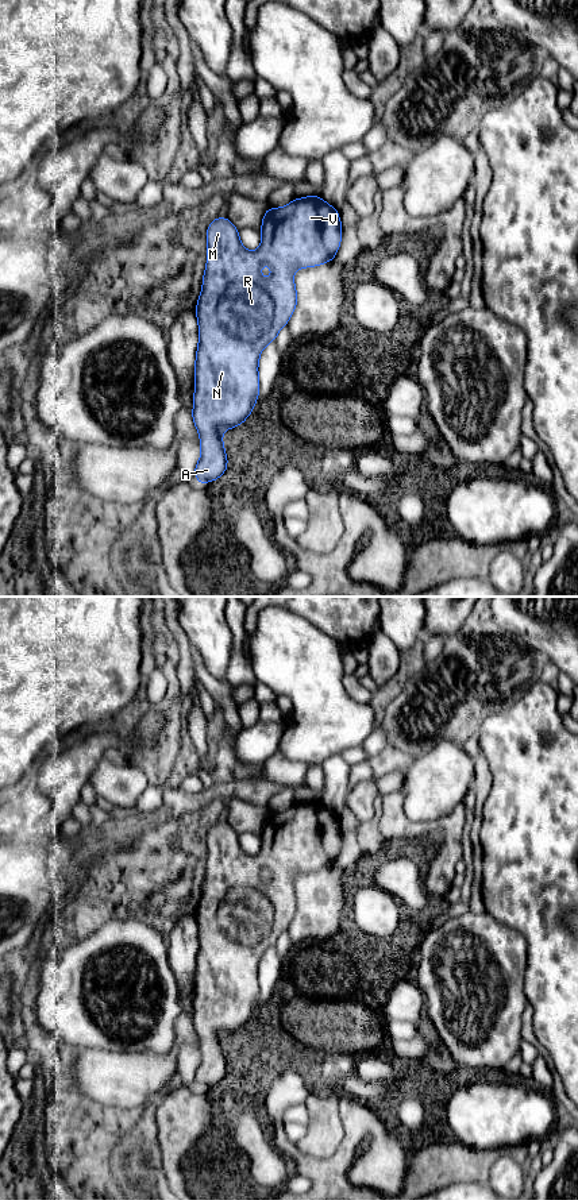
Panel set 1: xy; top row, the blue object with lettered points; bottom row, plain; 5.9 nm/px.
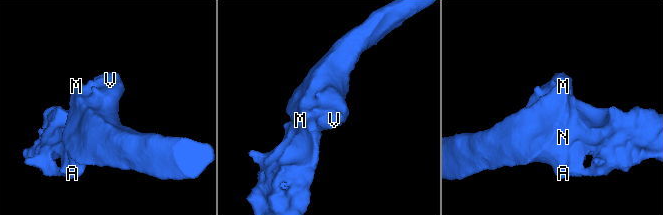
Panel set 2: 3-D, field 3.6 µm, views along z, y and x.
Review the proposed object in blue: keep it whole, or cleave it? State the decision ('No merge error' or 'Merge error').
No merge error

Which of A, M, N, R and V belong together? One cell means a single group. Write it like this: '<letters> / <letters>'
A M N R V

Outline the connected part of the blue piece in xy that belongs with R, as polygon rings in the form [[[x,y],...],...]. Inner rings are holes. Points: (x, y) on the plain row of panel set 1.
[[[319,800],[294,803],[285,811],[266,814],[261,830],[261,850],[257,856],[243,852],[239,834],[227,822],[216,822],[209,829],[205,840],[207,871],[196,910],[199,950],[192,1022],[201,1050],[194,1073],[199,1088],[216,1085],[227,1074],[223,1037],[243,1029],[257,1008],[261,957],[275,945],[297,910],[293,884],[296,875],[335,864],[342,834],[338,814]],[[263,869],[271,873],[267,884],[261,880]]]

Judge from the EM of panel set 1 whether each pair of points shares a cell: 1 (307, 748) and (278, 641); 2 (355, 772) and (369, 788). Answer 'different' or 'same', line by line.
1: same
2: different

